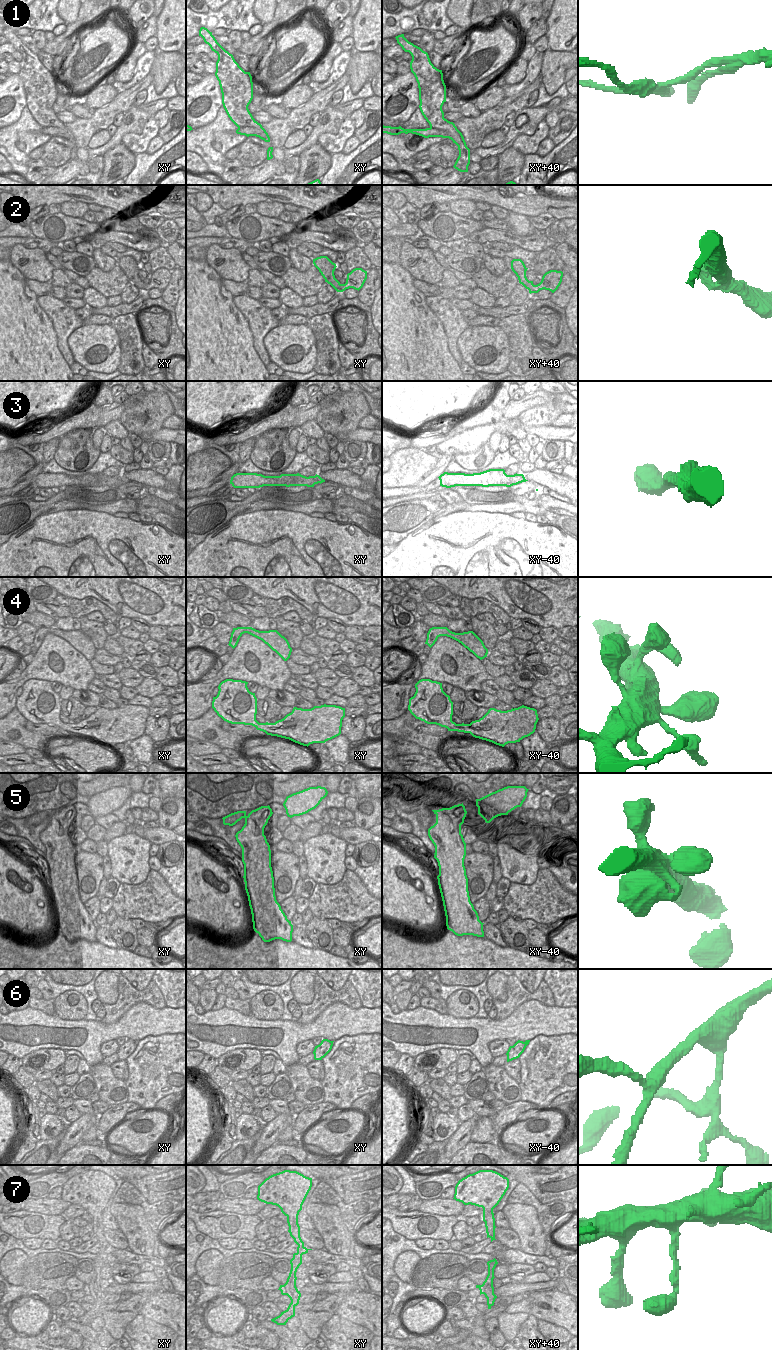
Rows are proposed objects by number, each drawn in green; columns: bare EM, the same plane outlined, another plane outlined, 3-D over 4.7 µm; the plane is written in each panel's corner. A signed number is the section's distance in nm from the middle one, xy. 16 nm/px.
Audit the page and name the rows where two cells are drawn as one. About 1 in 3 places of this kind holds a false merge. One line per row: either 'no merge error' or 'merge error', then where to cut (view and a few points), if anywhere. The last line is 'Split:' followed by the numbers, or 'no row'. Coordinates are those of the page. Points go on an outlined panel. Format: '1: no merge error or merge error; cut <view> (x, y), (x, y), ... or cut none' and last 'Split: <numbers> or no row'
1: merge error; cut xy (238, 127), (262, 128), (267, 134)
2: no merge error; cut none
3: no merge error; cut none
4: no merge error; cut none
5: no merge error; cut none
6: no merge error; cut none
7: no merge error; cut none
Split: 1

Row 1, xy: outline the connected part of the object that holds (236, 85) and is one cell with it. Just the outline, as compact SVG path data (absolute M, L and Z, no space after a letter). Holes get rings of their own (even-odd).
M207 28L199 30L206 44L218 55L215 76L219 81L222 104L230 120L238 127L251 127L261 131L260 139L270 142L269 135L250 113L248 106L253 99L253 82L250 72L245 72Z

